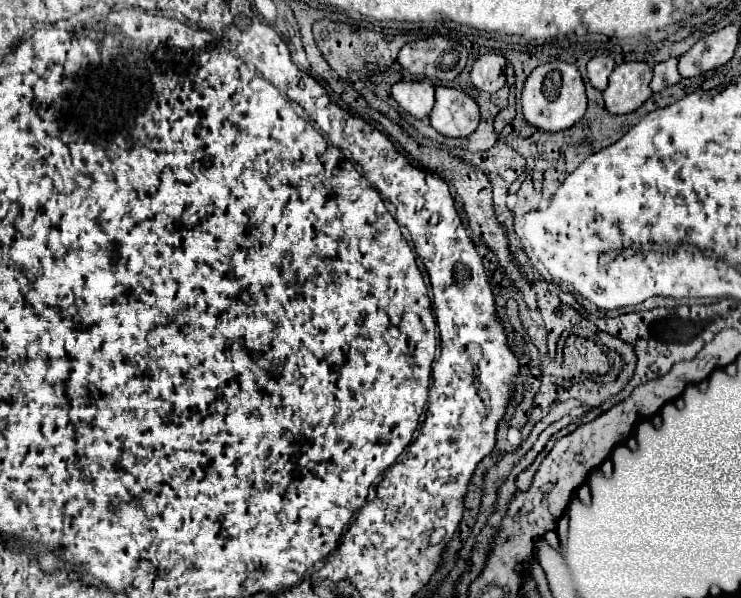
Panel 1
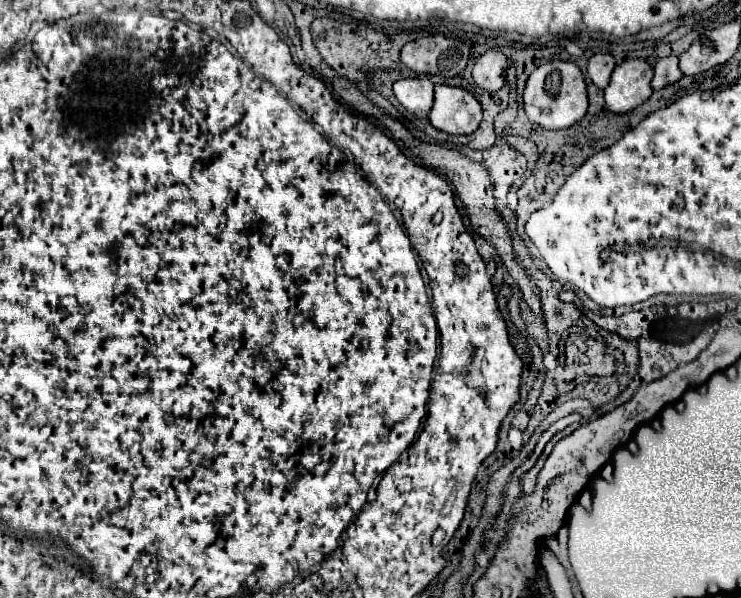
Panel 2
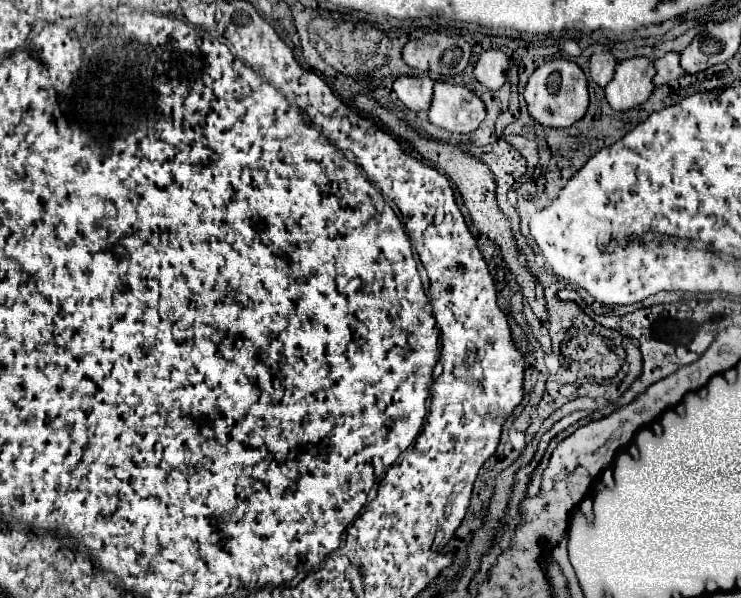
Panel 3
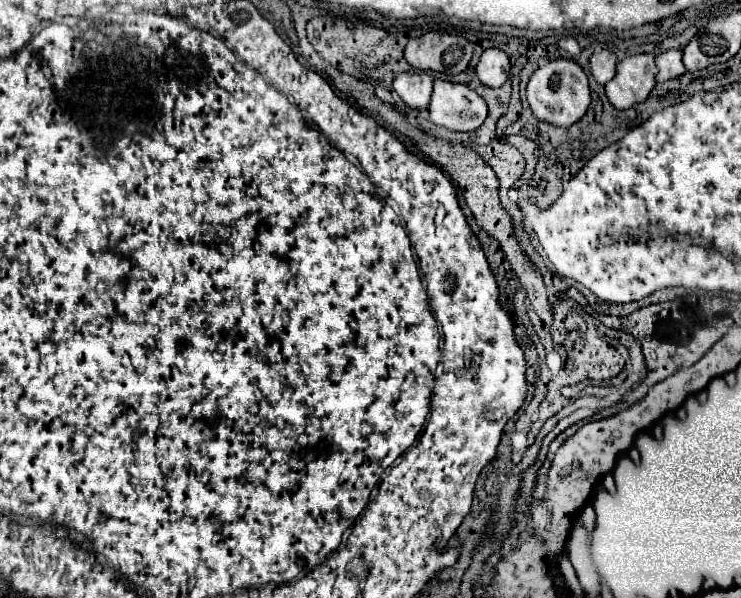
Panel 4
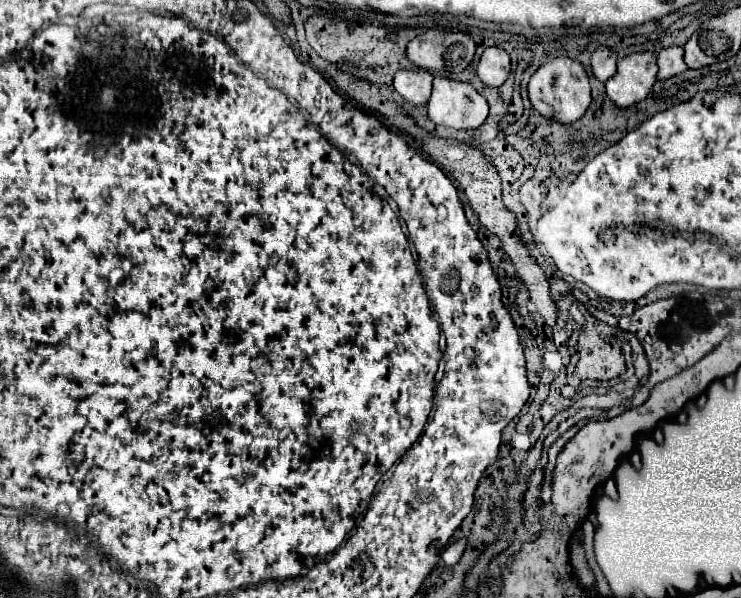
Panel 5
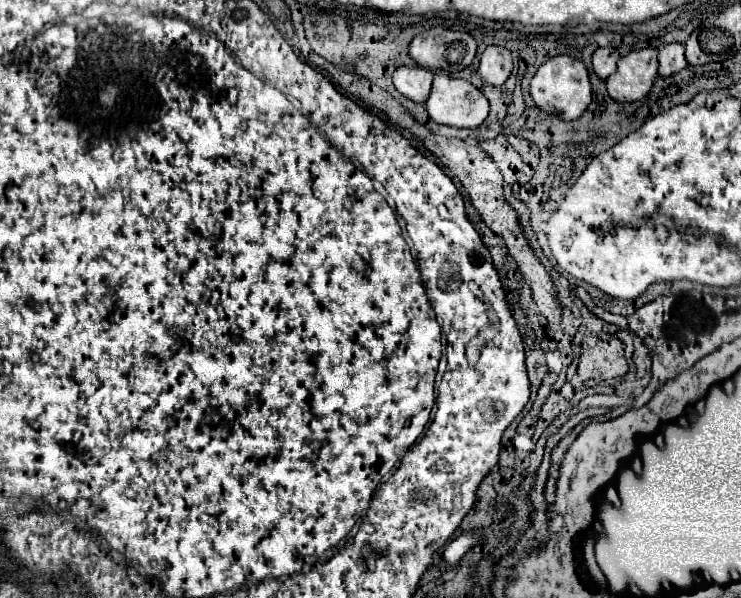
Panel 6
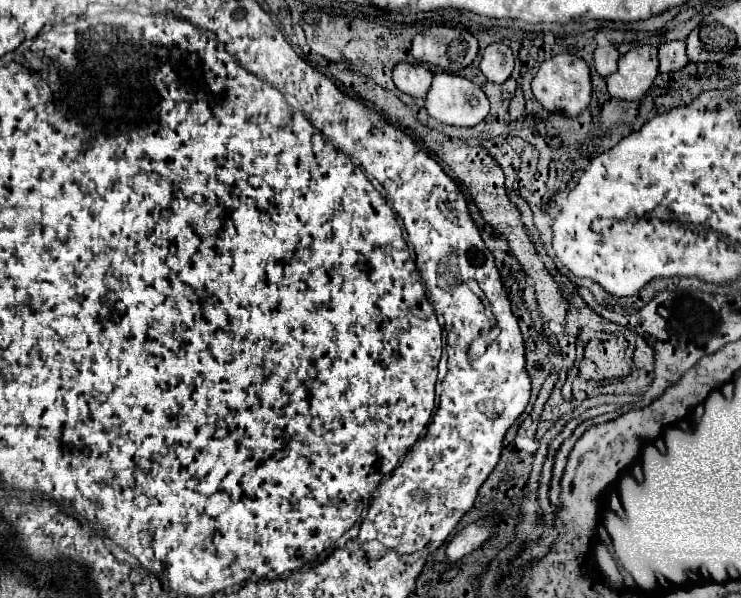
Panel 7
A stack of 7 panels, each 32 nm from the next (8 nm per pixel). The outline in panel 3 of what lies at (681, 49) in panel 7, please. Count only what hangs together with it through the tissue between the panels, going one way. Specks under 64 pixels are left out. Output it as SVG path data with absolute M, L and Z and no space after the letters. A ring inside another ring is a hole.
M670 52L664 58L658 58L656 62L656 76L654 76L654 86L662 86L666 82L672 82L674 78L680 78L684 70L680 68L680 56Z

